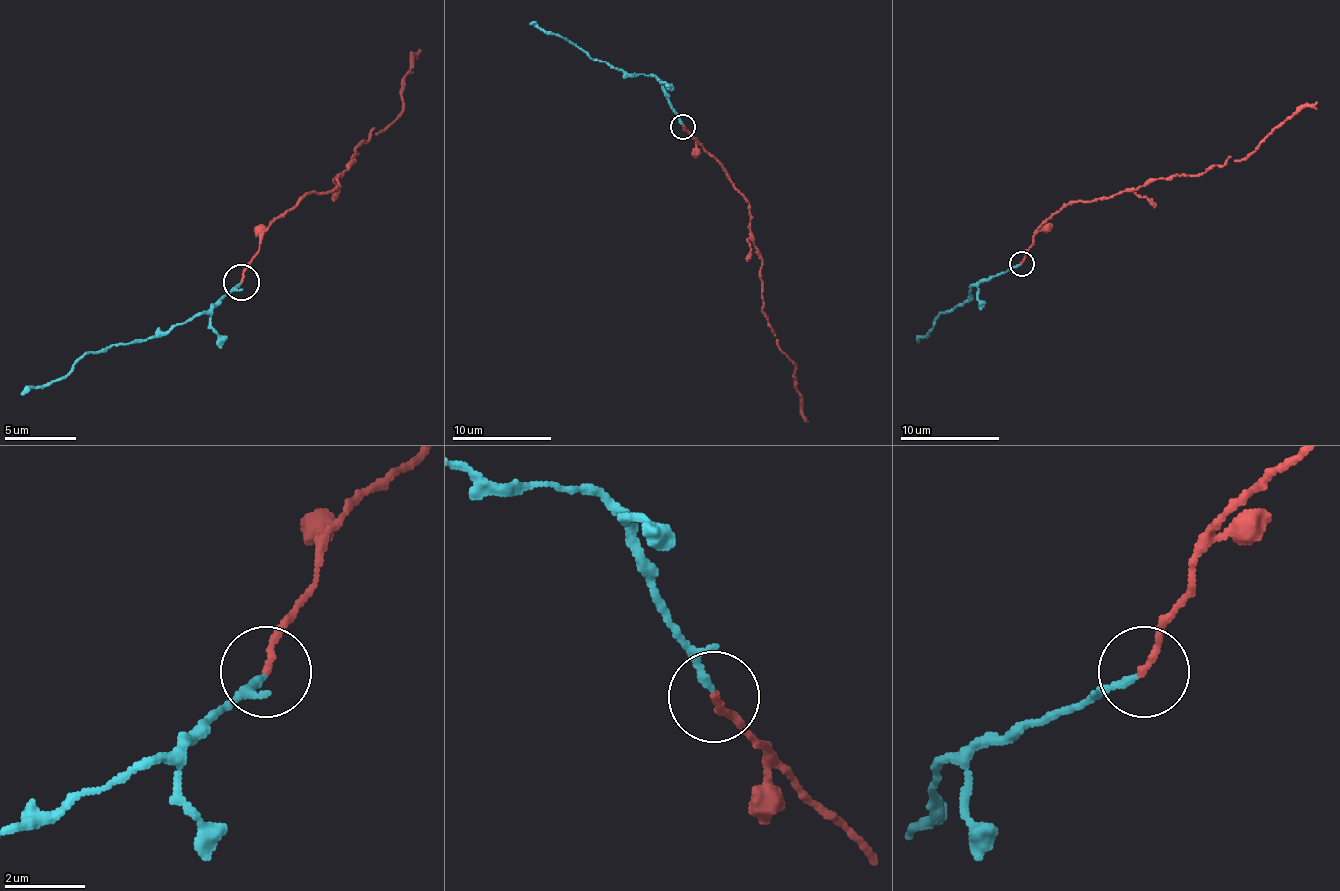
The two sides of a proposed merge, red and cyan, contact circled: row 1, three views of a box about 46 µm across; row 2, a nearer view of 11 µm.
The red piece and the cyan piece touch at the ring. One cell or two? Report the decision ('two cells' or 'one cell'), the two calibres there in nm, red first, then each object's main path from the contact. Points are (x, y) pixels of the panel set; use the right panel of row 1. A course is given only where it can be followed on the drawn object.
one cell; 160 nm thick on the red side, 120 nm on the other; red runs (1021, 263), (1033, 233), (1075, 200), (1205, 173), (1230, 158), (1245, 160), (1317, 101); cyan runs (1021, 265), (971, 288), (968, 298), (956, 307), (941, 312), (918, 342)

